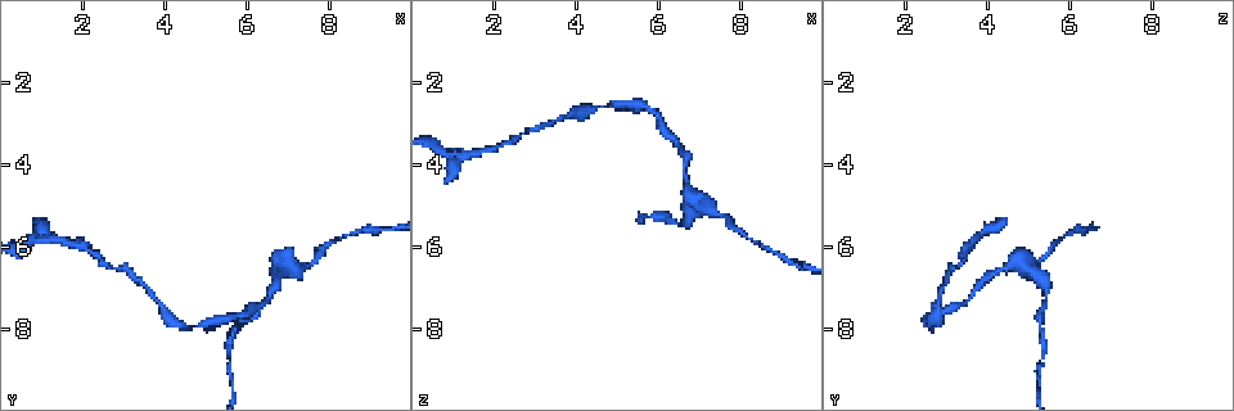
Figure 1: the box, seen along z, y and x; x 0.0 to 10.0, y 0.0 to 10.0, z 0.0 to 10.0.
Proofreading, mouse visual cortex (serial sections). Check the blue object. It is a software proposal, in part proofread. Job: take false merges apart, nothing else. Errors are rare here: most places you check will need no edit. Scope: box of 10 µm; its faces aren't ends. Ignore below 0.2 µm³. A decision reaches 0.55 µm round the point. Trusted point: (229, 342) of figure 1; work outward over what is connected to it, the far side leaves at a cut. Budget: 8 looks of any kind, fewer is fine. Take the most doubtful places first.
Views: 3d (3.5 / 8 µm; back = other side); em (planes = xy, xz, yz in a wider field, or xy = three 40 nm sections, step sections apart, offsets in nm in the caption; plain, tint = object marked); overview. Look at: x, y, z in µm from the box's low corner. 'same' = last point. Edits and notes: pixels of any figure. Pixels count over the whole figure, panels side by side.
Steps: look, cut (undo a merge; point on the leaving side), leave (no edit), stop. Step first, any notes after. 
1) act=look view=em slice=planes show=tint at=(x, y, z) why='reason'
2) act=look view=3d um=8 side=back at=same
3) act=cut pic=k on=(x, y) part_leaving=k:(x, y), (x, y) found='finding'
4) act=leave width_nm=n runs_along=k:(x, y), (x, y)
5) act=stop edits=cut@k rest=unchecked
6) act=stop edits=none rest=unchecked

act=look view=3d um=3.5 at=(6.80, 6.65, 5.10) why='a fork'

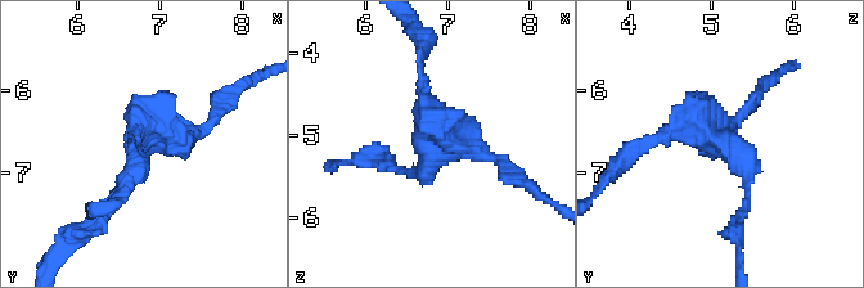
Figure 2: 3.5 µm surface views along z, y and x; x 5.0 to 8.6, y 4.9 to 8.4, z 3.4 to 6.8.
act=look view=em slice=planes show=tint at=(6.85, 6.65, 5.10) arms=3 arm_widths_nm=100,150,200

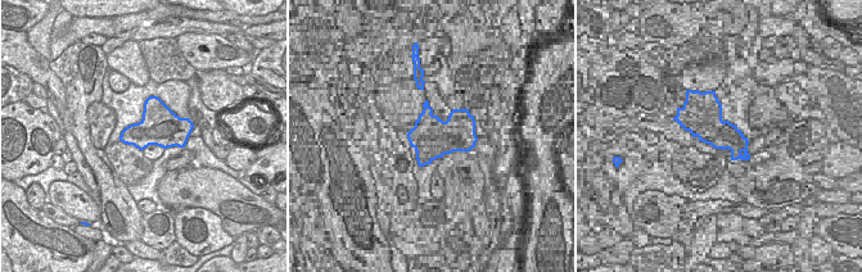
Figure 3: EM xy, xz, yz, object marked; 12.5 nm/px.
act=look view=em slice=xy step=1 show=tint at=same why='cut it another way'

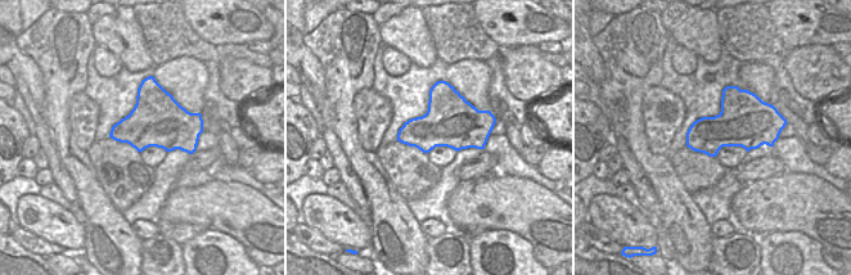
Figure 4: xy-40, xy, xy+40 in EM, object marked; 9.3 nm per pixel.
act=leave runs_along=2:(746, 207), (746, 167), (700, 124), (647, 139) found='all the same cell'

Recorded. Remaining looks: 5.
act=look view=3d um=3.5 side=back at=(6.35, 7.35, 3.50) why='thin neck'

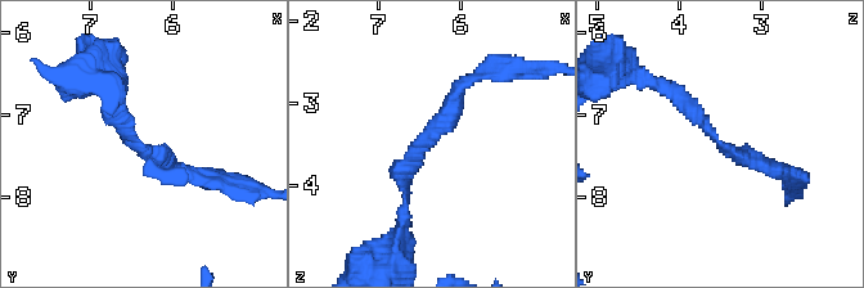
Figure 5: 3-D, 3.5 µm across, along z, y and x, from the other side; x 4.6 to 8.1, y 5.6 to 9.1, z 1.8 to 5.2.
act=look view=em slice=xy step=1 show=tint at=(6.40, 7.35, 3.55) arm_widths_nm=200,200

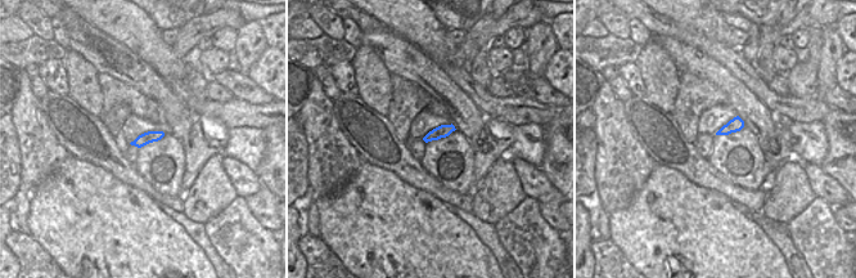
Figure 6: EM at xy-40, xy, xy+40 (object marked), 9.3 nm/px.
act=leave runs_along=5:(667, 86), (723, 149), (782, 169) found='all the same cell'

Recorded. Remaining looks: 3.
act=look view=3d um=3.5 at=(4.70, 7.95, 2.60) why='a narrow waist'

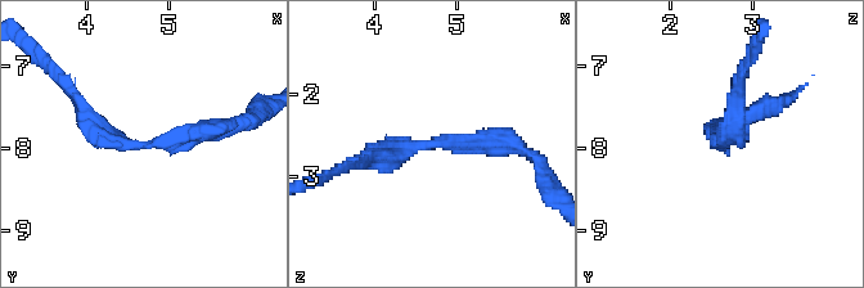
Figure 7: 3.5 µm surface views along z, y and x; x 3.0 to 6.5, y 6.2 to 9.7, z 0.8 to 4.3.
act=look view=em slice=xy step=1 show=tint at=(4.65, 7.95, 2.60) arm_widths_nm=250,250

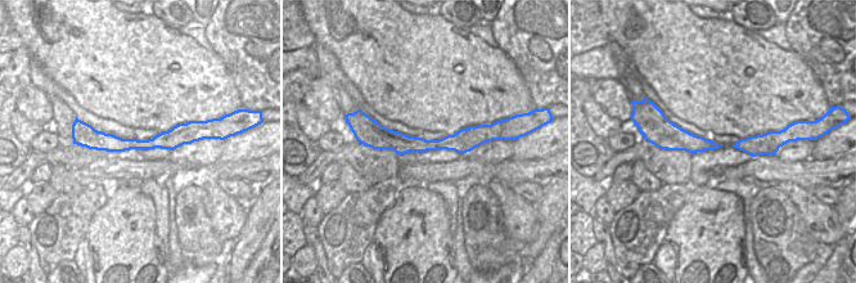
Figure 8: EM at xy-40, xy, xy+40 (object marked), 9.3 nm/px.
act=leave runs_along=7:(221, 127), (118, 143), (75, 95) found='one cell here'

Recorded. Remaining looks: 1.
act=stop edits=none rest=unchecked

